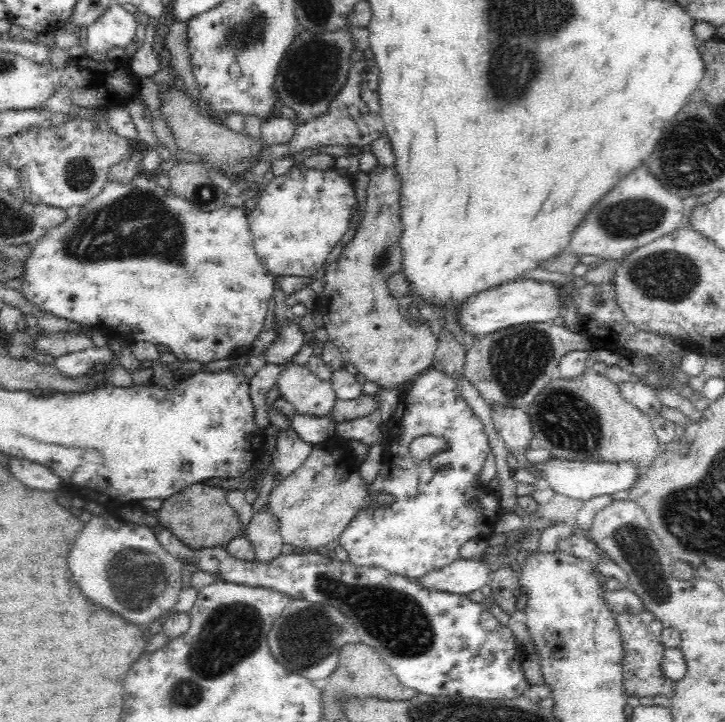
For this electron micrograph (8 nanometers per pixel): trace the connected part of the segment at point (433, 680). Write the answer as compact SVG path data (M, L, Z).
M159 523L150 528L160 546L179 560L194 561L205 573L220 575L227 582L246 584L277 590L292 599L304 599L313 603L331 603L341 610L353 623L359 639L375 649L387 662L400 684L417 693L430 696L474 698L478 700L512 700L523 696L530 683L520 668L520 644L510 628L500 624L490 607L475 604L466 595L428 591L418 585L417 579L390 574L376 567L352 566L349 561L341 563L327 559L323 551L309 552L303 556L294 553L280 555L270 563L244 562L232 558L223 547L206 550L190 550Z

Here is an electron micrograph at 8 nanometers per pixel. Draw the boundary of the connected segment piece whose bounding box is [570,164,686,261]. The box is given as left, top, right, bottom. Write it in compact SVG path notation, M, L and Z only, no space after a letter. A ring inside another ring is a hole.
M644 164L638 167L632 174L618 182L614 190L610 191L582 220L582 224L574 230L570 250L579 256L598 258L599 261L619 261L636 250L647 246L650 242L672 234L674 230L685 227L684 206L678 195L671 195L669 191L658 182L658 179L650 174Z

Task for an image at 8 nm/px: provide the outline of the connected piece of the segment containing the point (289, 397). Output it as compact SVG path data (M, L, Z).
M289 365L281 372L276 385L282 394L281 398L286 399L290 404L294 405L298 414L327 416L331 406L337 399L333 386L328 381L324 381L315 374L312 374L307 365Z

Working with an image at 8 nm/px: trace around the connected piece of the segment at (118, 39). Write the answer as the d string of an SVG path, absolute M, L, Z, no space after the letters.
M112 6L102 18L88 27L83 35L83 57L94 62L109 60L112 49L126 51L135 42L137 22L124 8Z

